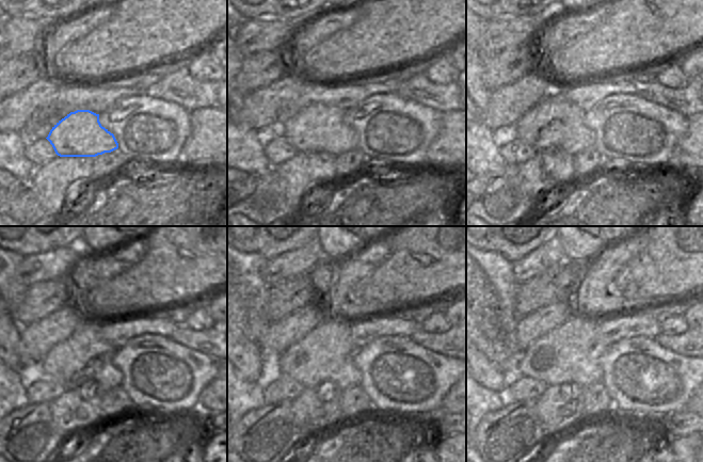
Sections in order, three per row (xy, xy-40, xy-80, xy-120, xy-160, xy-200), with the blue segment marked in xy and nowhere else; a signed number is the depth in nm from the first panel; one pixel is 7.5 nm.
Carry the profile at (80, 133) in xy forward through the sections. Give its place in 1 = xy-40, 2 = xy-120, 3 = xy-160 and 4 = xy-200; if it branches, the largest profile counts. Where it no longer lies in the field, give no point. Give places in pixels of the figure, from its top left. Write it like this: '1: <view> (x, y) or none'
1: xy-40 (317, 128)
2: xy-120 (85, 355)
3: xy-160 (325, 353)
4: xy-200 (570, 353)

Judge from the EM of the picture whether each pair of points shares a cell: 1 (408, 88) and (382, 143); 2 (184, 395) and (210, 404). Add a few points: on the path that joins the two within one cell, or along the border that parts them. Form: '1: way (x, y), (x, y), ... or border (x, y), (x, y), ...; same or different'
1: border (395, 93), (427, 107); different
2: border (211, 379), (202, 391), (194, 410); different

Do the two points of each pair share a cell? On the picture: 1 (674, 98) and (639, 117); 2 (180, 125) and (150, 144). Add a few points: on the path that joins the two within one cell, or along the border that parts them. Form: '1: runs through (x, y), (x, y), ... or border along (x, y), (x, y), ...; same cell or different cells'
1: border along (639, 95), (653, 102), (673, 109), (685, 116); different cells
2: runs through (173, 126), (169, 126), (158, 137); same cell

